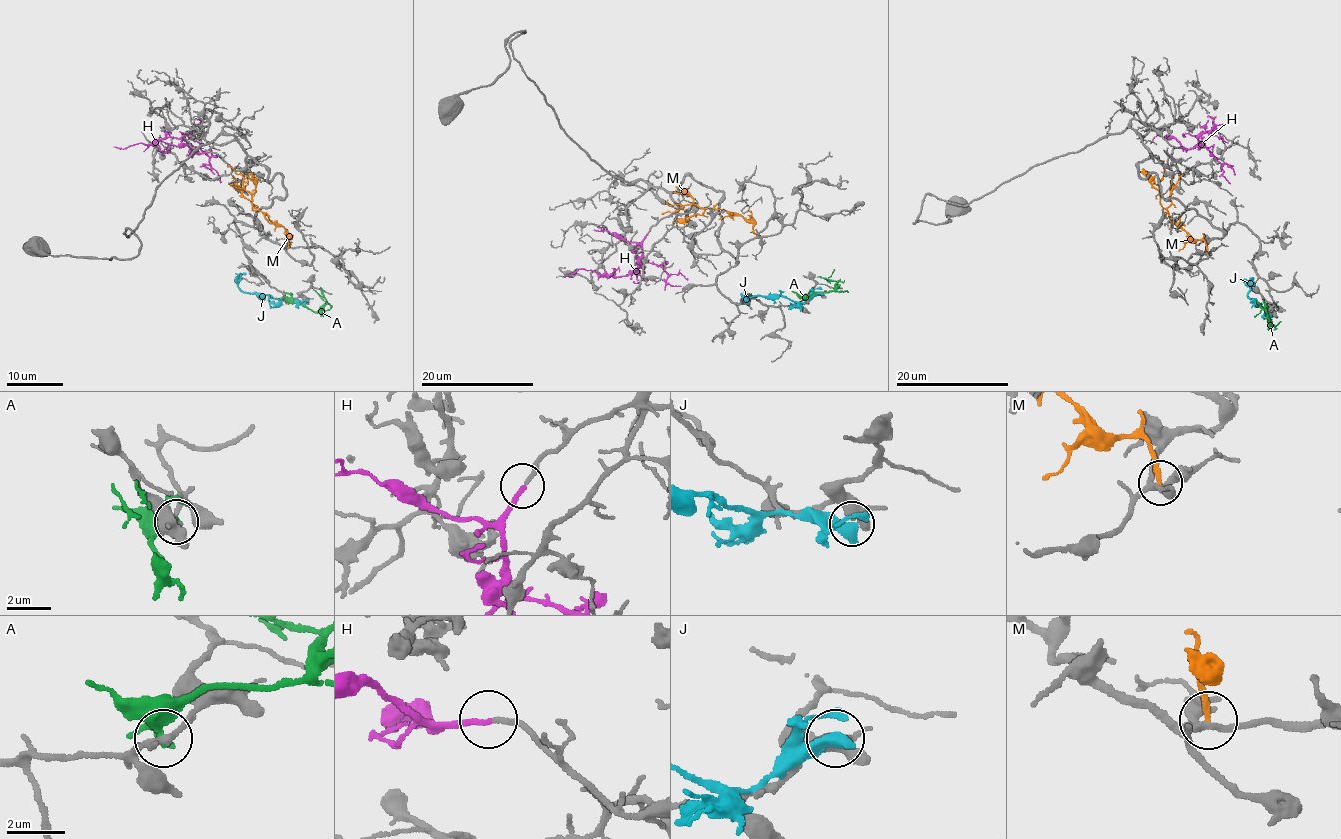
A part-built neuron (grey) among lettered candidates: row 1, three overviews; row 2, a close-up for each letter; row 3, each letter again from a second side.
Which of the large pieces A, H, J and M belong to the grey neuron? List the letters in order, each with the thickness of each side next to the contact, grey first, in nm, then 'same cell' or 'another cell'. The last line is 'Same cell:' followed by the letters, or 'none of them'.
A: calibres 240 and 320 nm; another cell
H: calibres 190 and 190 nm; same cell
J: calibres 360 and 600 nm; another cell
M: calibres 240 and 180 nm; another cell
Same cell: H

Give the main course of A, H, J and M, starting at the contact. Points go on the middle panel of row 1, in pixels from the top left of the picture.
A: (806, 302), (815, 292), (833, 289), (836, 282), (828, 277), (834, 269)
H: (646, 233), (641, 264), (627, 275), (603, 276), (583, 268), (564, 276)
J: (819, 293), (796, 303), (779, 295), (745, 299), (749, 295)
M: (762, 237), (739, 214), (723, 210), (699, 208), (693, 204), (661, 213)

